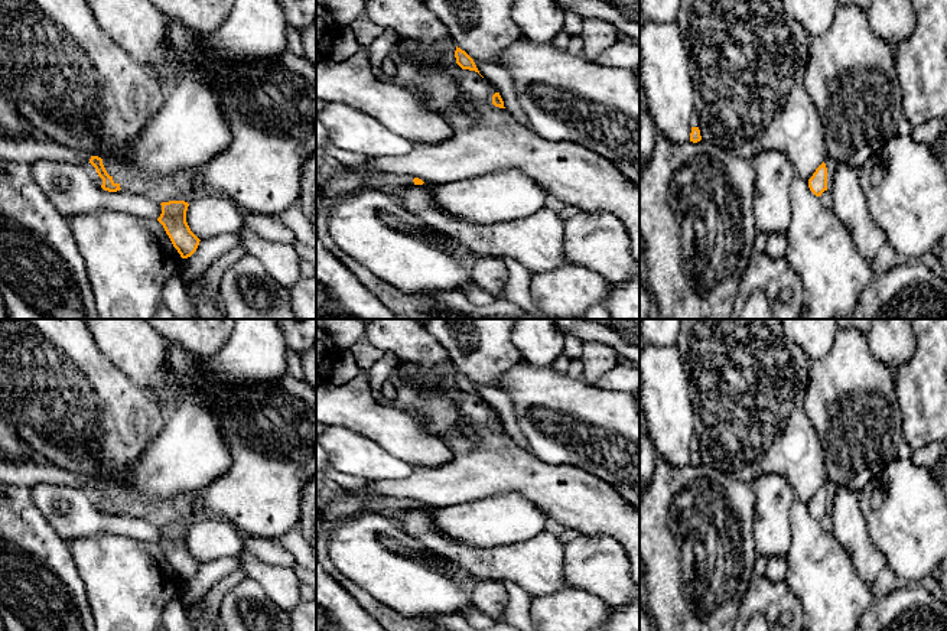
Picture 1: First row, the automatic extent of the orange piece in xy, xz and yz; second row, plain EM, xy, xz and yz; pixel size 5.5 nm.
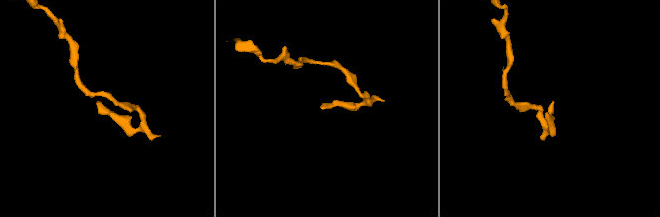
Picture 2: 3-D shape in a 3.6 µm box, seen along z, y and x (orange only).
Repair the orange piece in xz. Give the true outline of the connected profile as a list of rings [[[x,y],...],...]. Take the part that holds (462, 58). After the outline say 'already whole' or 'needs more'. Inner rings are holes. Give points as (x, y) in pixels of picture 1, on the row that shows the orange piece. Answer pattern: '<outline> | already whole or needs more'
[[[456,46],[455,51],[455,58],[456,58],[456,64],[462,68],[462,69],[469,69],[469,71],[475,71],[479,74],[474,59],[461,48]]] | already whole

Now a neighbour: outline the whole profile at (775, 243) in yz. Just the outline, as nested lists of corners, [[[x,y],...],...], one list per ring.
[[[768,234],[765,253],[771,258],[785,258],[787,241],[784,234]]]

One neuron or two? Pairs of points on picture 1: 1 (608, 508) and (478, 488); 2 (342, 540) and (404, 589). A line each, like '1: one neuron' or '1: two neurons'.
1: one neuron
2: one neuron

